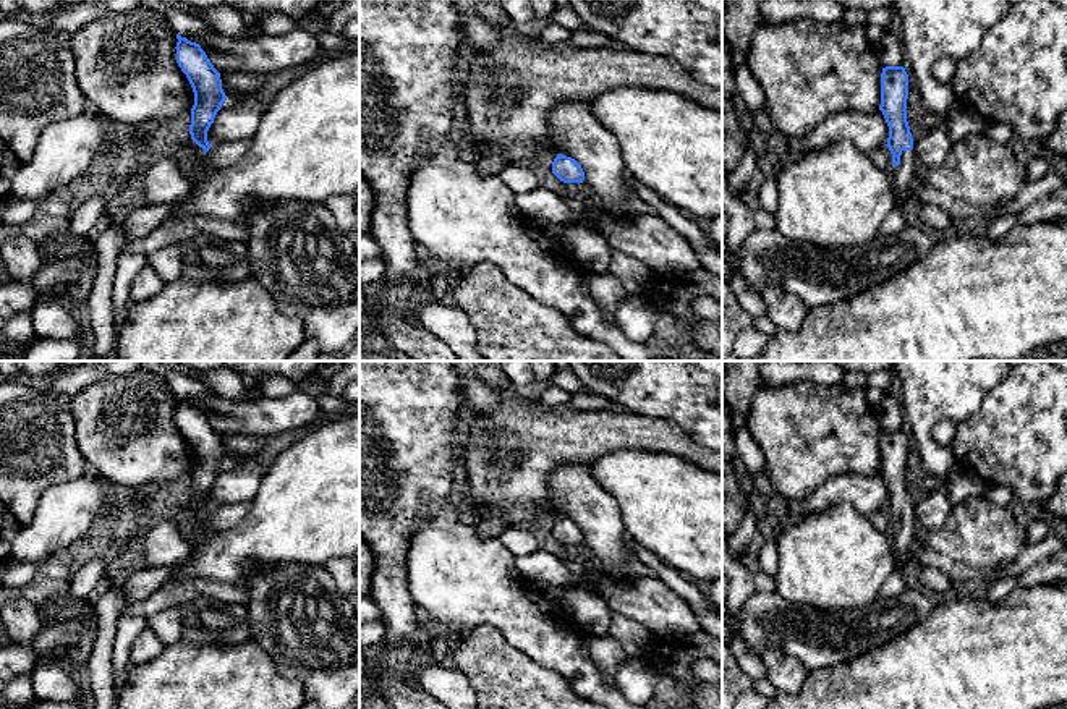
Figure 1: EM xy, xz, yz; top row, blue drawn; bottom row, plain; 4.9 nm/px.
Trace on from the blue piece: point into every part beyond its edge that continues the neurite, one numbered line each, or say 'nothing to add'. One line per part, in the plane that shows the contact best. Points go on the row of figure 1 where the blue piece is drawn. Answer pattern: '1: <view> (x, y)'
1: yz (902, 174)

